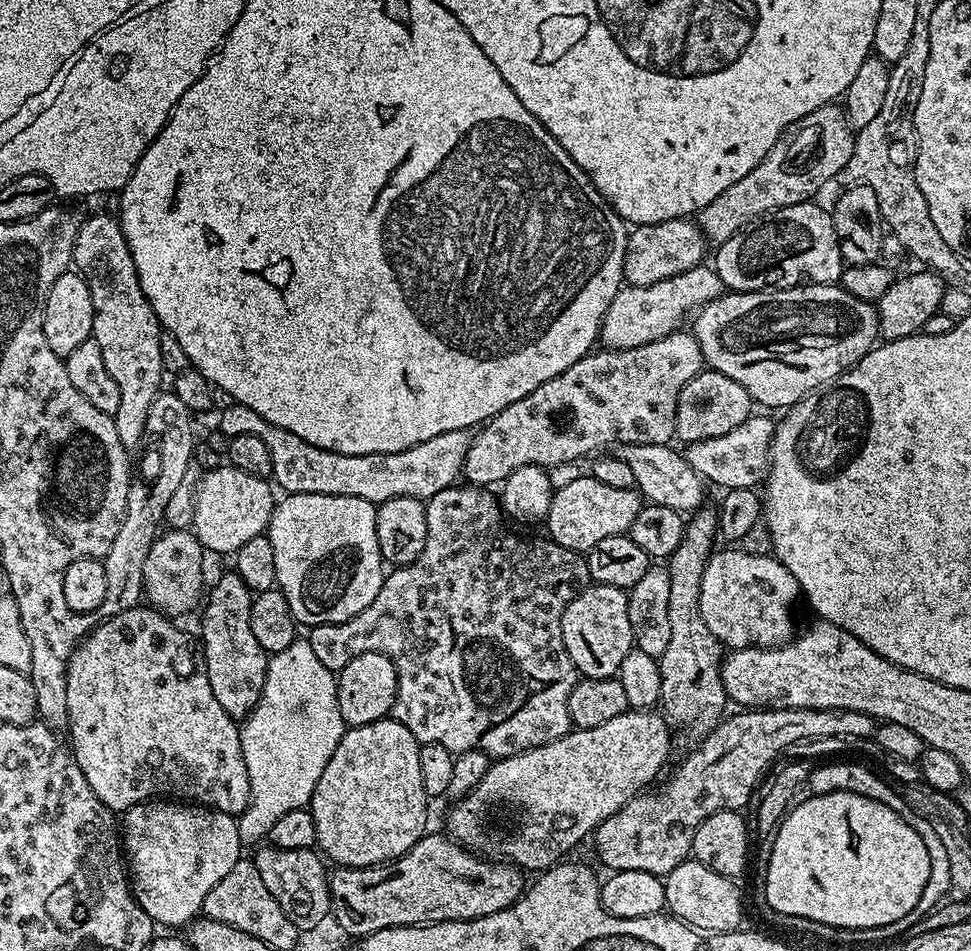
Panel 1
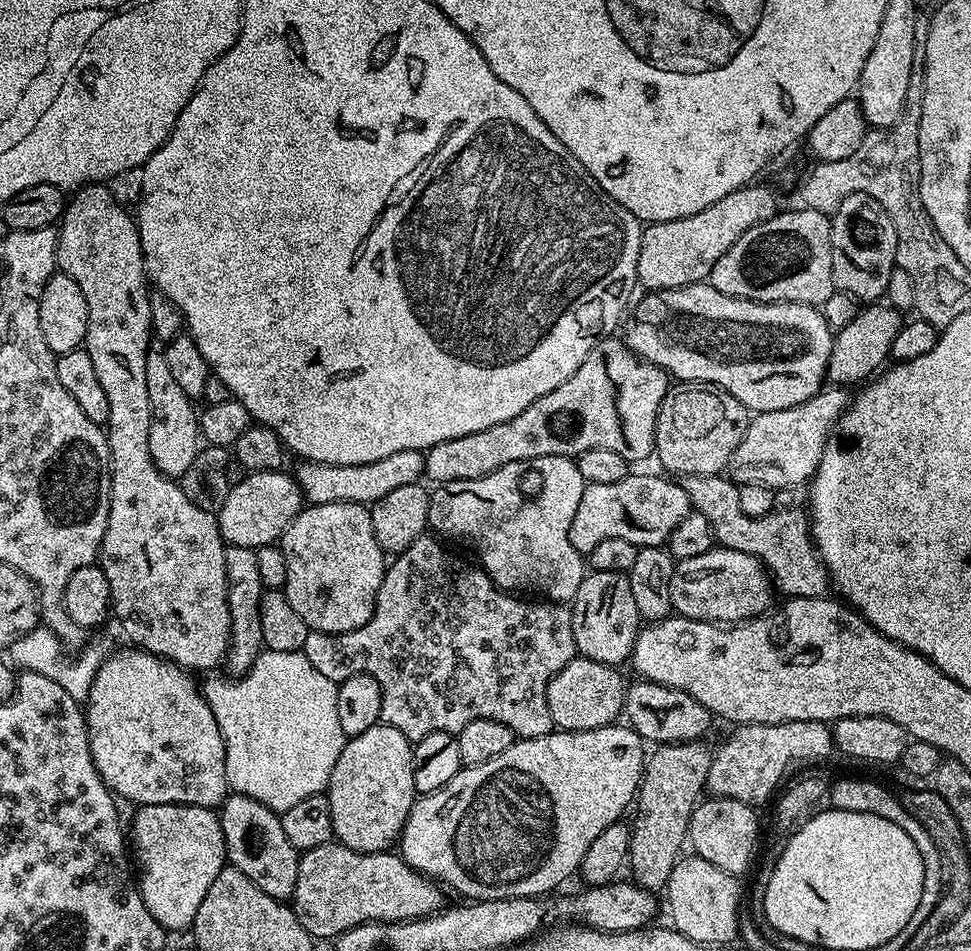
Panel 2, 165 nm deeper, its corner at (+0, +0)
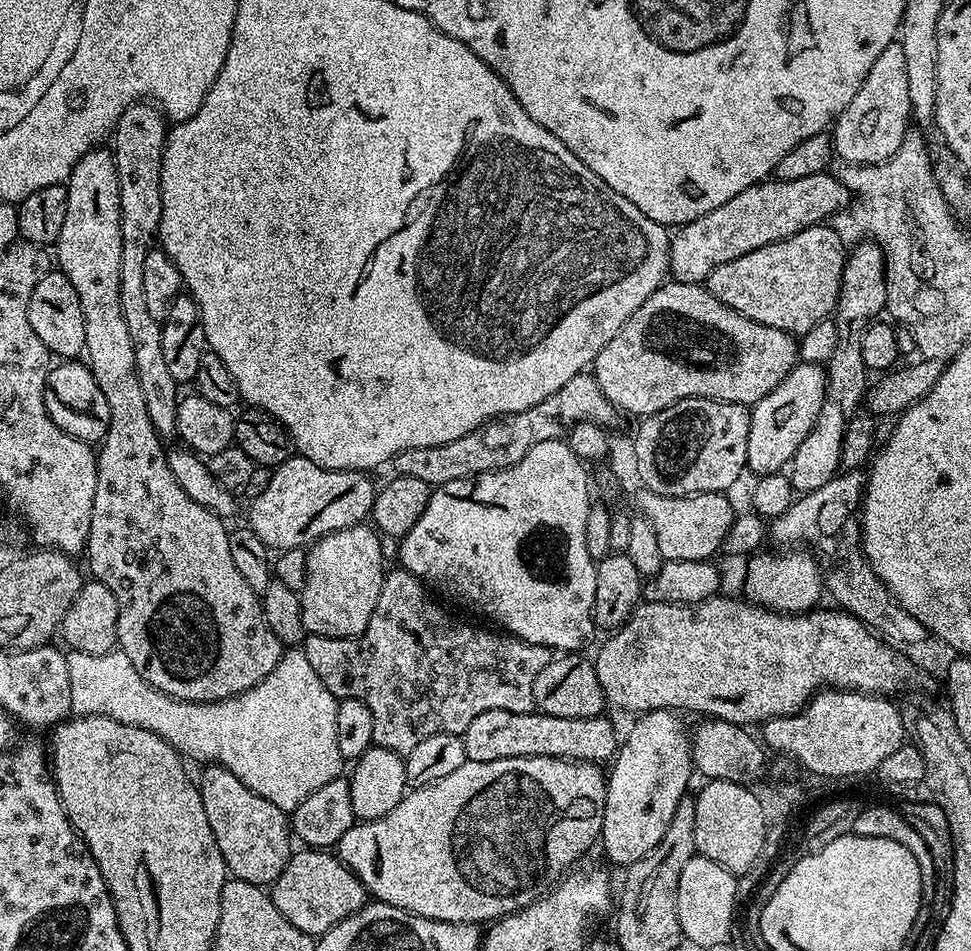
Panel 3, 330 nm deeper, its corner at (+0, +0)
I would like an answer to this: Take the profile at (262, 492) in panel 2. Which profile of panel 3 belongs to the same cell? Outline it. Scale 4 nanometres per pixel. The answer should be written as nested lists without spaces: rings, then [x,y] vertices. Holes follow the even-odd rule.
[[[293,454],[286,462],[271,469],[269,476],[272,477],[265,482],[264,489],[253,498],[252,509],[249,510],[246,520],[247,527],[252,528],[258,538],[262,538],[269,550],[307,549],[331,532],[352,528],[355,524],[364,524],[372,515],[378,488],[377,485],[372,485],[368,472],[335,472],[310,462],[304,456]]]

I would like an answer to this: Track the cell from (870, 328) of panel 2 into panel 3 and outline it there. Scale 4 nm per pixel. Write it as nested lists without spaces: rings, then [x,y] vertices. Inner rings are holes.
[[[801,361],[788,372],[786,378],[770,394],[766,394],[766,398],[751,405],[752,421],[750,422],[750,438],[748,439],[747,467],[749,473],[756,472],[757,477],[768,476],[772,472],[779,472],[789,467],[795,452],[802,445],[803,439],[810,434],[815,420],[818,418],[825,397],[826,384],[827,373],[821,365]]]

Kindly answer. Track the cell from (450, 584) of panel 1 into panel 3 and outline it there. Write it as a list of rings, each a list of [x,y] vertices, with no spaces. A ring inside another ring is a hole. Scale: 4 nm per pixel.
[[[393,568],[393,572],[391,569],[384,573],[378,606],[374,606],[374,614],[362,635],[329,638],[308,634],[302,641],[302,650],[314,674],[322,678],[326,690],[330,690],[337,701],[358,698],[358,702],[366,702],[366,706],[370,706],[370,714],[374,714],[373,745],[407,754],[418,746],[418,742],[439,732],[460,736],[470,722],[474,722],[478,714],[486,714],[486,710],[533,711],[536,708],[534,678],[538,678],[538,674],[542,674],[545,666],[554,659],[553,649],[519,640],[511,634],[487,632],[464,620],[455,620],[432,601],[433,593],[426,587],[425,581],[405,568]]]

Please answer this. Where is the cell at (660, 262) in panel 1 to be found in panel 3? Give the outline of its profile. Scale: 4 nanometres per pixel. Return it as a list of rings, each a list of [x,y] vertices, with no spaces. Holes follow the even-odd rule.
[[[826,171],[793,180],[775,178],[761,180],[760,183],[742,190],[742,194],[734,194],[730,202],[722,202],[718,210],[710,210],[710,214],[702,214],[702,218],[694,218],[694,222],[679,225],[668,245],[668,270],[671,279],[681,280],[683,284],[707,281],[708,275],[718,266],[726,266],[726,262],[734,262],[734,258],[742,258],[742,254],[750,254],[750,250],[782,242],[810,226],[825,223],[841,211],[850,200],[850,193],[844,187],[843,179],[836,177],[835,180],[832,175],[831,171]]]

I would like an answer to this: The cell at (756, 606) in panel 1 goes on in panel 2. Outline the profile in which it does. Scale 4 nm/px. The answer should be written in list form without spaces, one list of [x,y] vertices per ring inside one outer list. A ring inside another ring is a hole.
[[[713,546],[706,554],[698,554],[698,558],[679,561],[673,567],[670,578],[670,602],[673,613],[685,616],[687,620],[705,620],[707,624],[735,626],[756,616],[762,616],[773,607],[772,596],[774,597],[774,592],[770,587],[768,569],[758,558],[742,554],[742,550]]]

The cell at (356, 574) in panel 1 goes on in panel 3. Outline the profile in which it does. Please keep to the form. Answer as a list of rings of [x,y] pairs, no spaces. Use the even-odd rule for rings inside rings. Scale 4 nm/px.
[[[355,524],[352,528],[343,528],[337,532],[331,532],[329,536],[323,536],[307,549],[306,582],[299,591],[302,626],[305,633],[329,638],[355,638],[364,633],[374,614],[374,606],[378,606],[378,594],[382,590],[386,571],[384,552],[380,549],[379,539],[381,540],[381,537],[371,527]]]

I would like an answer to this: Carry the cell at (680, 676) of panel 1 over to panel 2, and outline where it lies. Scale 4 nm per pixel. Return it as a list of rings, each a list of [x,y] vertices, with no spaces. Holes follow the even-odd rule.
[[[704,742],[687,743],[661,743],[656,753],[651,753],[650,759],[644,765],[644,777],[640,780],[640,790],[636,793],[634,812],[636,808],[636,821],[631,821],[632,847],[630,849],[630,868],[632,864],[631,879],[642,888],[649,890],[663,889],[670,878],[670,870],[674,870],[678,857],[681,855],[680,847],[685,847],[688,840],[688,823],[693,810],[700,803],[706,792],[710,762],[713,749],[707,748]]]

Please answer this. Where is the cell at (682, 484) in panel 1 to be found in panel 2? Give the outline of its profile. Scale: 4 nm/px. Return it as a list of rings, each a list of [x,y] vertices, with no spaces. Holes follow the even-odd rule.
[[[724,474],[685,476],[682,485],[692,500],[693,509],[701,512],[706,522],[710,522],[715,543],[721,548],[742,550],[742,554],[750,554],[761,560],[768,569],[768,575],[777,593],[822,596],[829,591],[830,581],[824,563],[816,553],[816,546],[803,511],[796,512],[798,510],[795,507],[788,507],[773,510],[769,516],[750,518],[742,514],[742,506],[738,503],[737,485]]]

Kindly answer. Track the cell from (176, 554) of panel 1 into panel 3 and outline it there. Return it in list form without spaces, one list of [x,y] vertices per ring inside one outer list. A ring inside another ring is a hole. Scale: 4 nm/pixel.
[[[97,146],[91,148],[83,158],[74,166],[74,170],[66,181],[68,197],[66,198],[66,222],[62,222],[62,234],[57,238],[54,245],[54,260],[59,271],[70,278],[70,286],[78,290],[78,302],[82,302],[82,318],[86,322],[86,342],[84,352],[86,363],[92,369],[94,378],[98,382],[102,394],[106,394],[106,402],[110,402],[110,430],[106,430],[104,439],[98,445],[96,457],[96,489],[94,490],[94,506],[90,514],[90,534],[88,535],[88,568],[91,575],[101,580],[114,594],[118,602],[118,630],[116,631],[116,643],[119,651],[130,658],[134,670],[146,678],[150,686],[162,690],[168,696],[179,700],[189,700],[195,704],[215,704],[218,700],[228,700],[232,696],[242,694],[250,690],[258,682],[278,666],[280,659],[284,657],[285,645],[270,630],[270,626],[264,617],[264,605],[261,597],[242,578],[238,566],[234,566],[234,558],[230,558],[230,542],[228,541],[229,529],[224,528],[225,521],[214,515],[206,506],[198,506],[182,486],[178,486],[178,478],[168,465],[168,454],[165,441],[156,433],[150,422],[150,414],[146,414],[146,398],[142,398],[142,386],[138,382],[138,374],[134,366],[134,342],[130,342],[130,330],[126,330],[126,318],[122,318],[122,294],[120,293],[120,279],[122,278],[122,230],[120,229],[120,195],[118,194],[118,170],[107,147]]]

